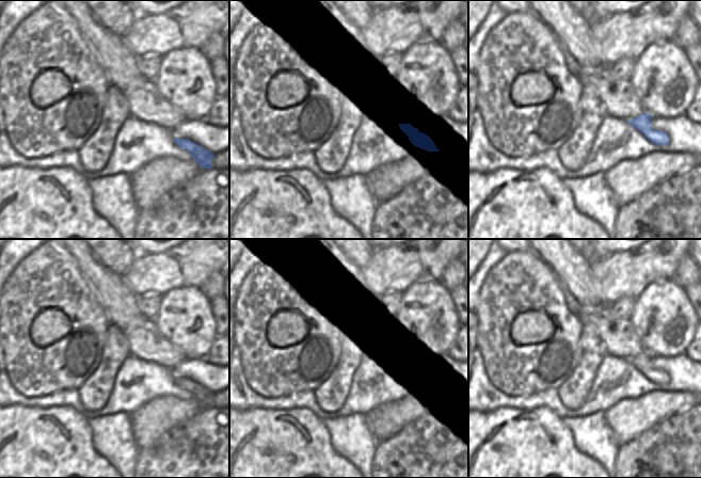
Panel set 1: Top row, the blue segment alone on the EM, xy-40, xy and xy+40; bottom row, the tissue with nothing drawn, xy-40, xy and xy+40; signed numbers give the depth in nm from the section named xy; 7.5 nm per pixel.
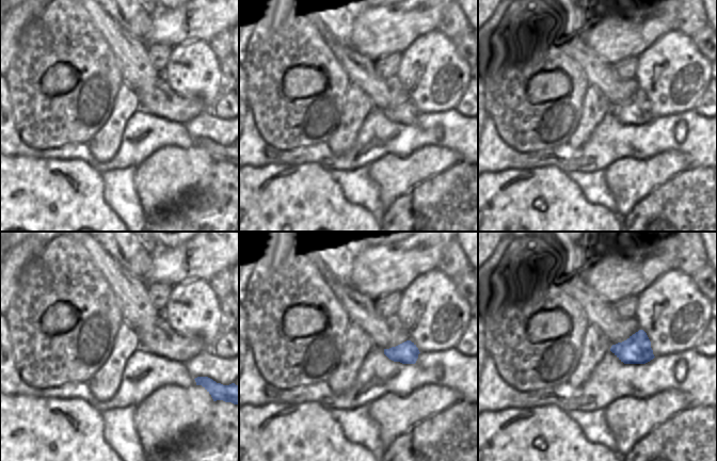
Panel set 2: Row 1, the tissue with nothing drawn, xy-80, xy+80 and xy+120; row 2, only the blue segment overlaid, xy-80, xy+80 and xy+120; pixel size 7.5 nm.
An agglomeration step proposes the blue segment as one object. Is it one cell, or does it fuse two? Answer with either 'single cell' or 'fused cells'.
single cell

